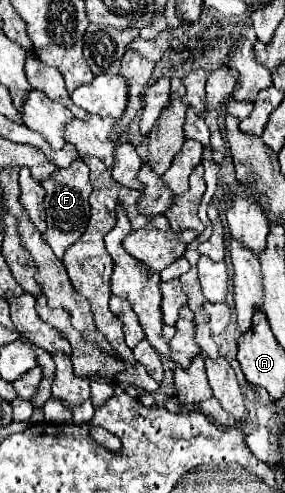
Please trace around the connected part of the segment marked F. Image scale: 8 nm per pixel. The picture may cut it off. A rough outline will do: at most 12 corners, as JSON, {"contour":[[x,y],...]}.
{"contour":[[83,160],[43,184],[47,232],[57,258],[89,222]]}

